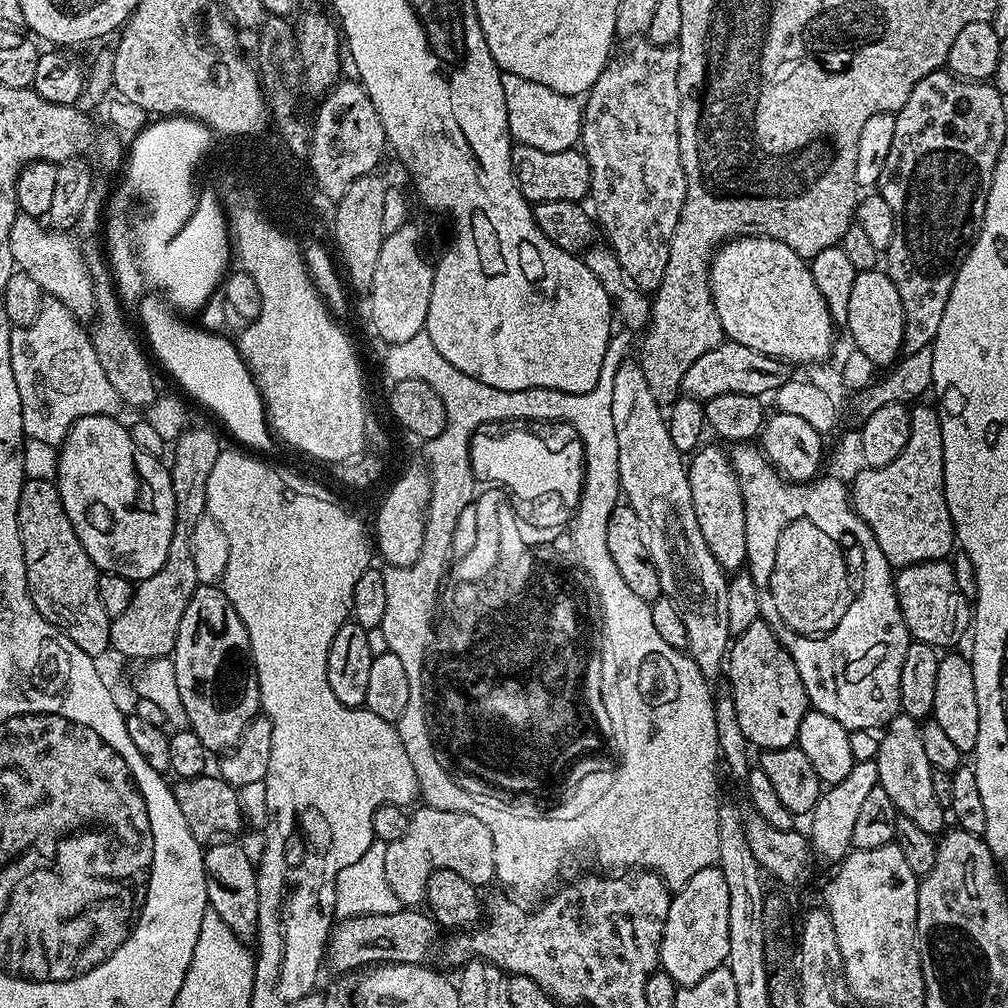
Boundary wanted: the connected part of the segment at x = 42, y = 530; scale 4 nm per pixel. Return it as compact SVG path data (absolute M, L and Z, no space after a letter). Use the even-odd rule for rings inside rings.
M25 479L22 494L18 498L18 530L22 538L22 550L26 558L26 582L28 593L42 618L60 629L63 635L78 646L78 650L87 656L100 658L110 648L110 626L112 617L102 610L102 602L98 599L98 571L95 562L86 554L82 542L78 542L78 534L74 534L74 526L70 526L70 518L62 506L62 498L58 494L55 483L51 480Z

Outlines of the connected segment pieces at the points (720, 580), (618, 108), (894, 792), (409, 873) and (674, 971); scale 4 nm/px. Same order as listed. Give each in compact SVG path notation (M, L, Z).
M625 362L618 366L618 374L614 376L614 394L610 398L610 414L614 418L614 438L618 438L618 478L620 479L620 491L623 499L634 510L634 514L638 514L640 537L646 546L654 570L658 570L661 593L670 602L674 602L678 614L682 614L682 623L686 626L687 655L692 657L692 661L698 666L700 673L707 678L714 678L719 672L721 675L730 647L730 633L726 622L726 590L728 589L729 577L724 569L718 566L718 562L714 562L714 554L710 554L710 546L706 546L706 538L702 538L702 526L698 526L698 518L694 518L694 502L690 498L690 482L688 481L688 466L685 457L676 449L674 442L670 442L670 430L665 413L662 411L662 405L656 401L654 394L650 394L650 386L646 386L646 374L642 374L639 363Z
M644 38L637 39L635 44L636 52L628 52L625 56L616 54L609 59L602 74L598 74L598 82L594 82L586 94L578 144L590 166L590 200L596 203L594 216L599 227L600 224L604 227L603 239L637 288L645 294L652 294L662 282L662 274L666 274L670 242L686 202L686 174L682 170L678 146L680 54L676 50L658 50L655 44Z
M898 714L888 721L880 736L880 745L875 762L878 766L879 787L890 794L890 802L894 802L897 813L910 822L915 822L922 830L933 834L945 831L945 809L934 798L934 782L932 781L932 767L926 758L922 747L921 721Z
M420 806L409 815L406 834L402 834L398 842L388 844L386 882L390 882L390 890L394 890L401 905L416 906L421 903L430 874L443 868L462 874L462 878L477 886L493 883L496 875L494 838L490 838L490 830L470 814Z
M719 867L698 870L673 895L660 943L660 968L677 986L702 982L710 970L725 967L730 950L730 889Z

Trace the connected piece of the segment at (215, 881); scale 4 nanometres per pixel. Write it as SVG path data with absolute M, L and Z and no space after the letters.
M220 838L204 848L204 873L206 874L206 894L208 907L213 908L234 930L243 944L251 945L258 930L258 878L257 865L248 857L248 852L232 838Z

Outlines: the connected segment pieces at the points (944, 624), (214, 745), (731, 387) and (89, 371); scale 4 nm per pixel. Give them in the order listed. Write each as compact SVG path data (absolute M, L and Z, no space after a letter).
M947 559L927 560L899 569L894 576L896 597L909 637L921 644L931 644L937 650L948 650L951 644L969 635L974 619L974 608L969 597L958 590L954 570Z
M215 584L196 587L190 606L186 606L186 614L182 614L182 626L178 626L178 638L170 659L174 666L174 678L178 678L178 694L182 697L182 707L186 709L190 731L202 738L202 746L206 746L209 753L224 754L235 748L248 723L256 719L261 711L260 687L256 667L252 665L246 626L242 626L242 618L238 618L238 610L234 610L223 587Z
M725 339L714 350L706 350L690 370L686 370L686 378L682 378L680 392L692 396L701 402L710 398L718 398L718 394L750 394L761 398L775 393L776 389L790 378L790 368L785 361L762 354L758 350L750 350L750 346L742 346L738 342Z
M55 302L45 303L30 326L13 327L10 334L10 366L14 366L14 382L18 382L18 394L22 398L22 426L27 439L59 446L64 443L66 434L78 418L116 416L122 408L117 390L114 390L98 362L89 333L80 328L83 328L81 321L72 316L66 306Z

